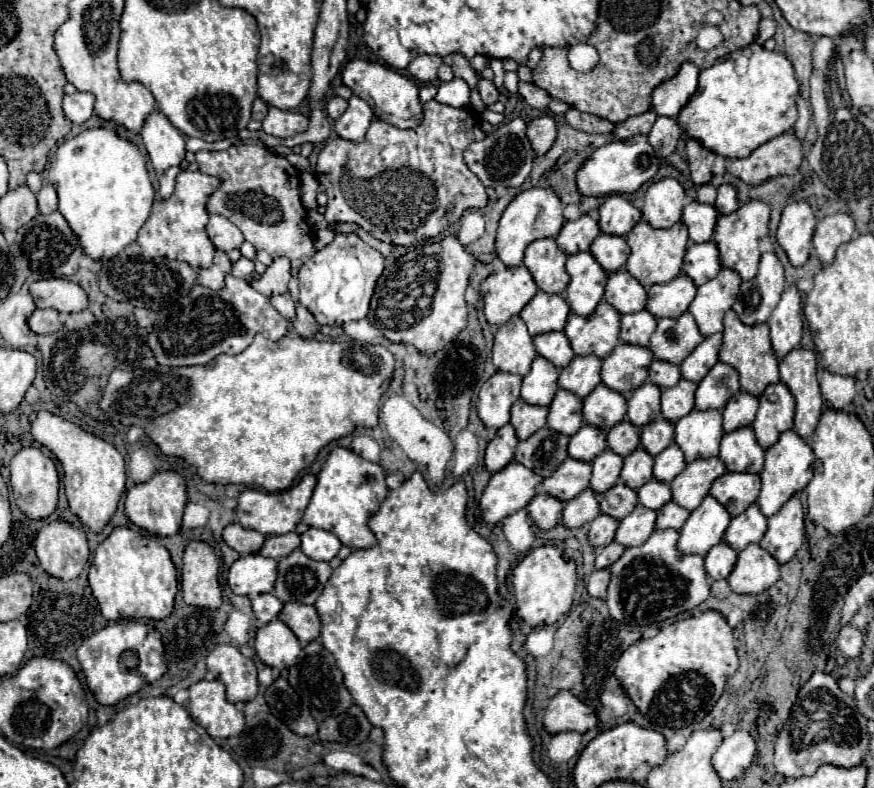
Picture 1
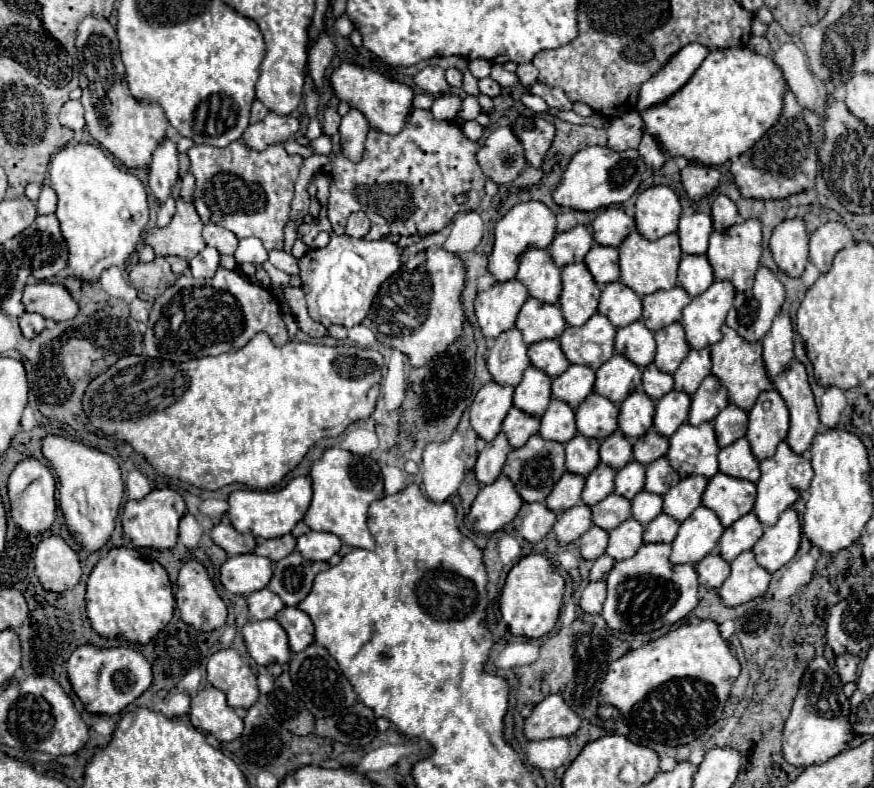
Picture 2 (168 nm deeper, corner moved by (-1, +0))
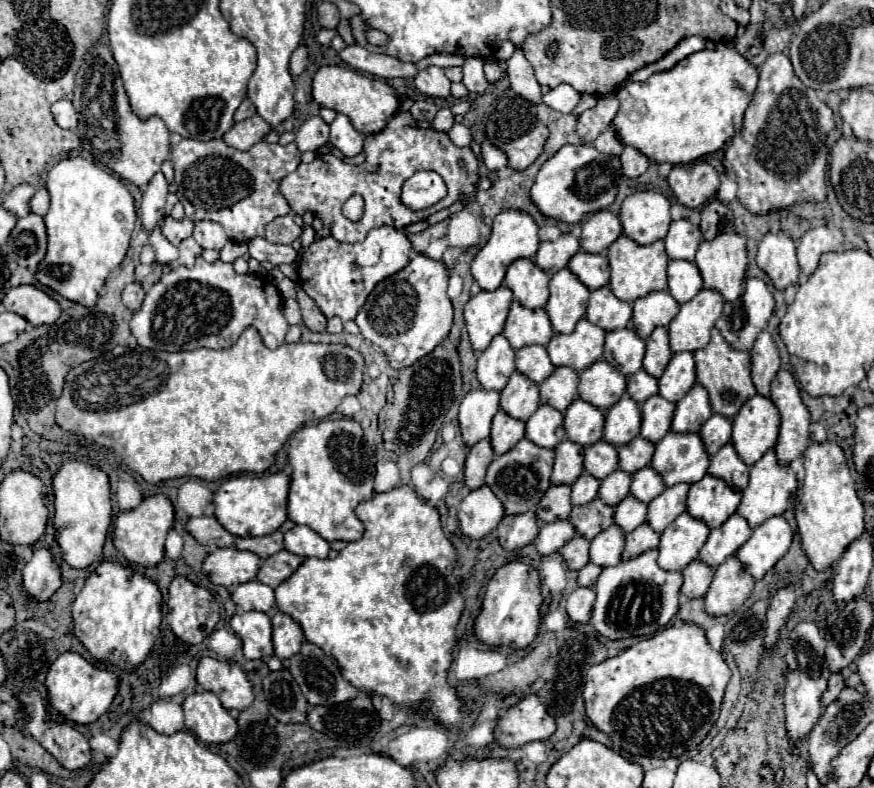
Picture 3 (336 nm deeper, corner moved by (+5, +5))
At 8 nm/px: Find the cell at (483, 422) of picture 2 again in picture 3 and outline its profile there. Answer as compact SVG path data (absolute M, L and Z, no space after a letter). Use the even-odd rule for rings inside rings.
M471 390L459 406L459 430L465 446L473 446L489 436L491 420L499 410L499 394L487 390Z

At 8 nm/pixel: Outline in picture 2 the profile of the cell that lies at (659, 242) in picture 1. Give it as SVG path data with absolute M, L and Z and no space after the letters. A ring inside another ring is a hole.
M633 231L619 245L619 265L621 265L621 281L631 287L637 295L649 295L659 289L671 289L677 285L677 267L681 261L681 245L679 235L671 233L661 239L649 241L639 231Z

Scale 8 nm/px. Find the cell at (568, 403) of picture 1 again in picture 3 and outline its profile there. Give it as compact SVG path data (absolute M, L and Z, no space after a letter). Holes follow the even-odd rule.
M543 404L527 420L525 432L527 432L527 438L531 438L531 442L535 442L537 446L555 448L565 438L563 414L551 406Z

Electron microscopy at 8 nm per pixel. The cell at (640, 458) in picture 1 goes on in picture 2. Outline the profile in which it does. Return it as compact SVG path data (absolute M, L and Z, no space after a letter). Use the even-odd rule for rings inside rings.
M629 461L615 473L615 493L633 499L645 485L645 467L637 461Z

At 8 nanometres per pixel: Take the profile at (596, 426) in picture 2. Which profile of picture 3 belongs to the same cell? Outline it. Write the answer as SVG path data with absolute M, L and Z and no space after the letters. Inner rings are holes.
M577 398L565 410L563 428L565 428L565 434L571 442L589 446L589 444L595 444L603 438L603 422L605 422L605 416L599 408Z

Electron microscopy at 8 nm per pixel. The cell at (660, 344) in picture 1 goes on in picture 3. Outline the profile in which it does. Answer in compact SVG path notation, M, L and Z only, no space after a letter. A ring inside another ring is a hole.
M655 328L653 334L645 340L645 358L643 358L643 370L651 374L653 378L661 378L665 366L669 364L673 352L669 348L669 336L665 328Z

